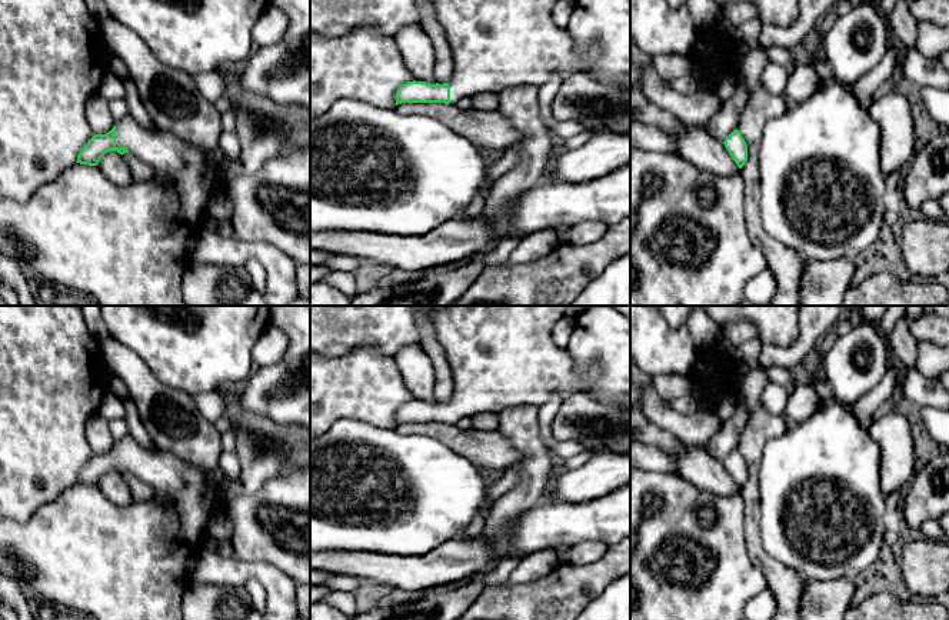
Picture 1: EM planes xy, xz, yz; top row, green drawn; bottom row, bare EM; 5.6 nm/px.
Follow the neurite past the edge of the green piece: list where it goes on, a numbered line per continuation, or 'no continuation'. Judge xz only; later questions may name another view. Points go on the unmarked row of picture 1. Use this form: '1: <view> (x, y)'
1: xz (500, 356)

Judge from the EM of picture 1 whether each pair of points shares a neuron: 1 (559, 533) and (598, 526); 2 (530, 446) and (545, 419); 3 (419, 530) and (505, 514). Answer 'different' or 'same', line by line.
1: same
2: different
3: different

